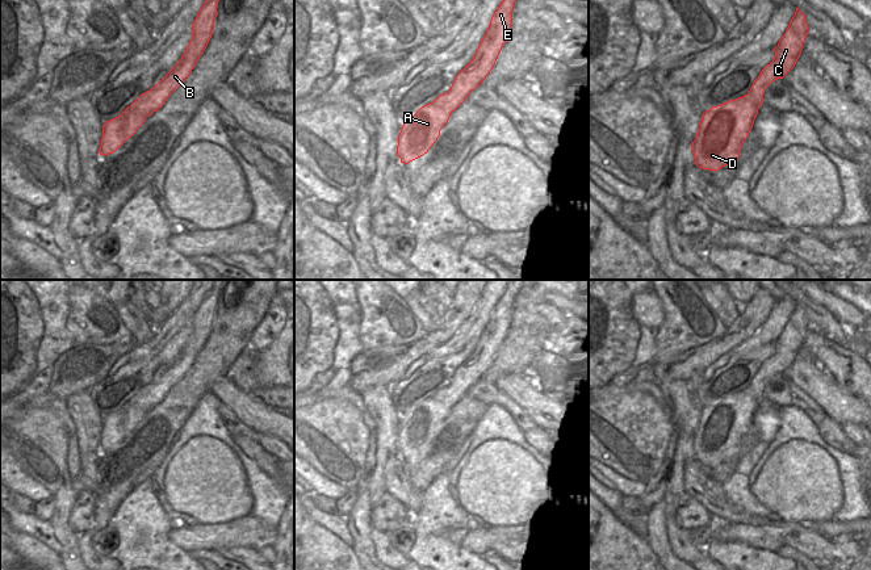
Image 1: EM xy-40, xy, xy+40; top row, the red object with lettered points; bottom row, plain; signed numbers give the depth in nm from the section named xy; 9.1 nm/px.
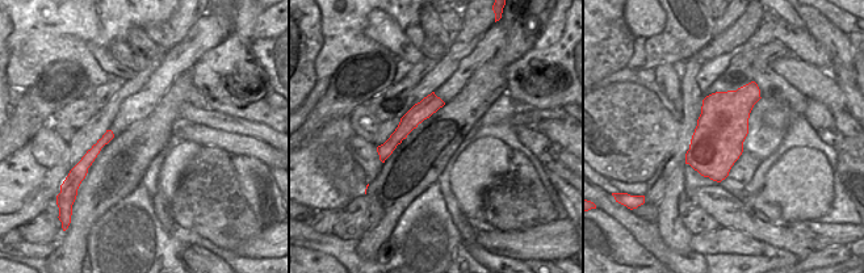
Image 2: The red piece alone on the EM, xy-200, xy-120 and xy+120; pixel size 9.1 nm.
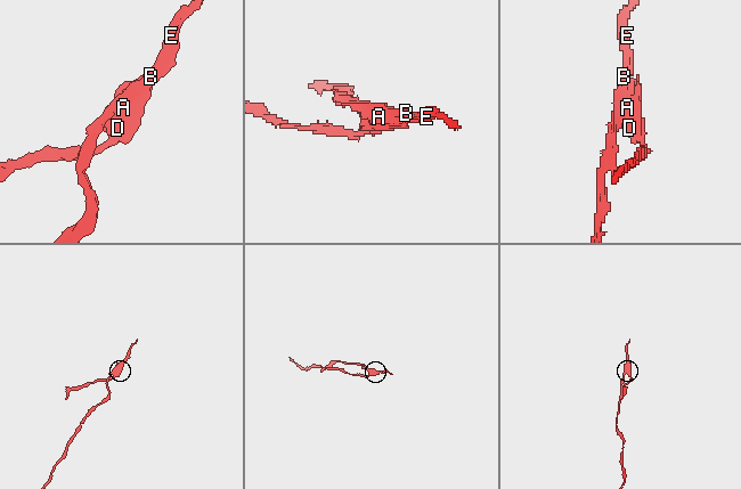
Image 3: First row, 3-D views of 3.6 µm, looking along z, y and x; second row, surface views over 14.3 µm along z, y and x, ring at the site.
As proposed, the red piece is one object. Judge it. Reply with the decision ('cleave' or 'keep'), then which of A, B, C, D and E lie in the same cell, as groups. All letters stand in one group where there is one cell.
cleave; groups A D / B C E

